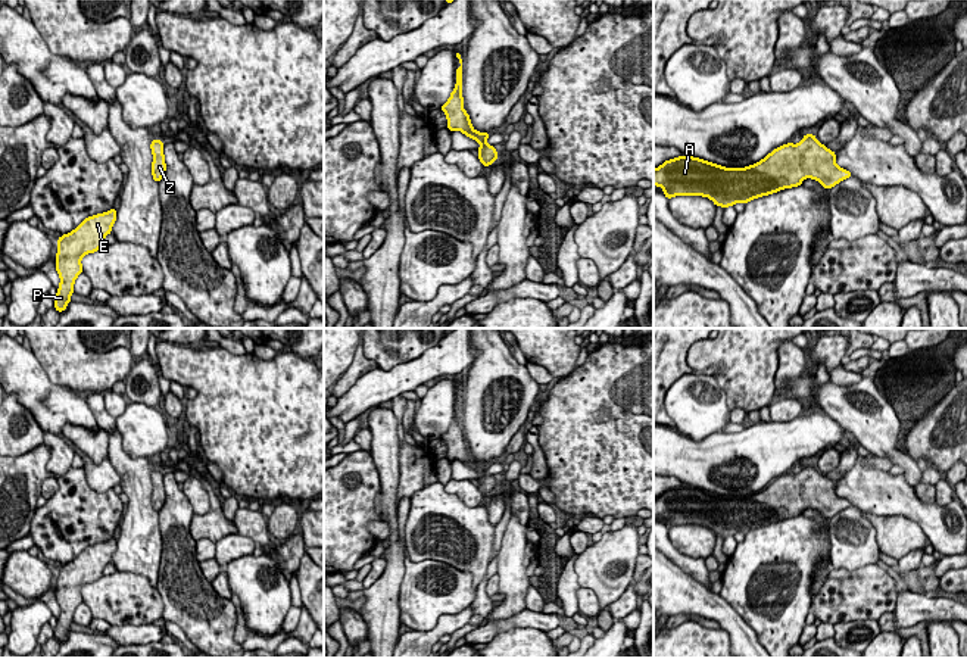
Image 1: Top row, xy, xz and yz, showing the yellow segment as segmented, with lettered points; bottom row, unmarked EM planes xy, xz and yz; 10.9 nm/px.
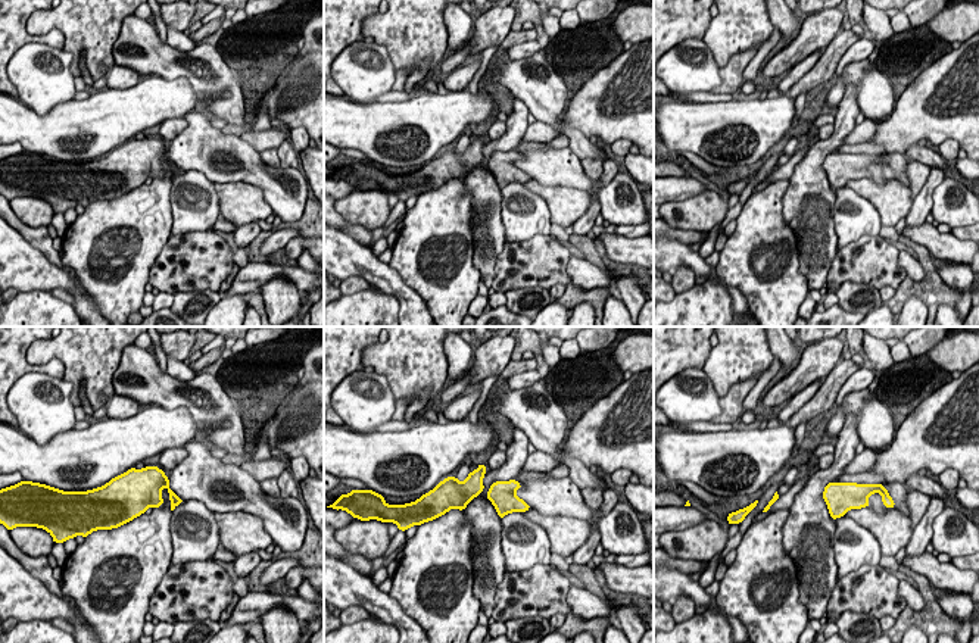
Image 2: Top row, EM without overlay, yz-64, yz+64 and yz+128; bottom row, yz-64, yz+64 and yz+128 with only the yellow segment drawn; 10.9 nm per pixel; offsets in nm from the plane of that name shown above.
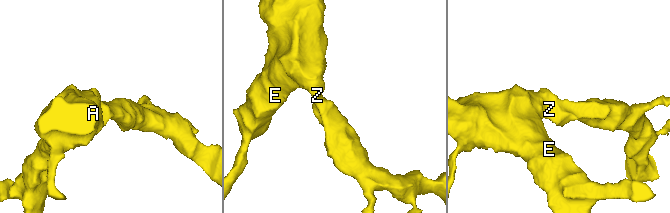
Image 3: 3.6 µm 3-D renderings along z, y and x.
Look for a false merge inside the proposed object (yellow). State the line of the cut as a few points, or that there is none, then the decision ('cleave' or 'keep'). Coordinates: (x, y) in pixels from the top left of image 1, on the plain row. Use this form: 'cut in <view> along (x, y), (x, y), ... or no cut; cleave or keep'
no cut; keep

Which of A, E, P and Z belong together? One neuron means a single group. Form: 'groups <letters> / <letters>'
groups A E P Z

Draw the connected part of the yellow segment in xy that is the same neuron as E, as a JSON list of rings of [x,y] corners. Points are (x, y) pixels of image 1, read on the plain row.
[[[116,539],[85,548],[74,561],[57,568],[56,601],[60,614],[56,623],[54,639],[66,640],[74,623],[74,612],[82,604],[81,589],[103,576],[103,570],[112,562],[116,551]]]

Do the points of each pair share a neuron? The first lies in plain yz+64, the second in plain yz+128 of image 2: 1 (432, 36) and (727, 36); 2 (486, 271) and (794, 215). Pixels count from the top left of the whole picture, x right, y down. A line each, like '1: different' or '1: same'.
1: same
2: same

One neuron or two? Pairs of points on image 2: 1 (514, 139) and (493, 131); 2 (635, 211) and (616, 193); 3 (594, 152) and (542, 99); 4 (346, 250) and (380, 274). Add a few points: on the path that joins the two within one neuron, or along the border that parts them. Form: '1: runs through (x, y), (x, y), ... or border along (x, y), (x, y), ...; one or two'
1: border along (507, 122), (507, 130), (499, 137), (486, 140); two
2: runs through (630, 208), (620, 197); one
3: runs through (579, 140), (551, 114); one
4: runs through (355, 259), (364, 262), (371, 270); one

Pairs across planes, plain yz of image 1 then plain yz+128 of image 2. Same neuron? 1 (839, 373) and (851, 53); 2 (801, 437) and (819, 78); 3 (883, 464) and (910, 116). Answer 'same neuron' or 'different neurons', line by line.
1: same neuron
2: different neurons
3: different neurons

